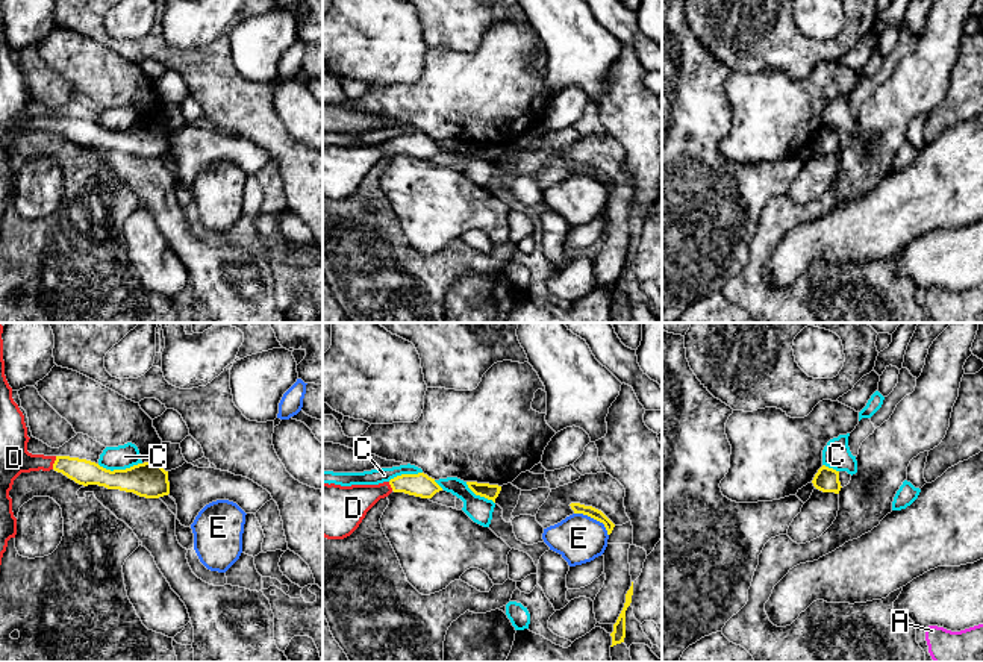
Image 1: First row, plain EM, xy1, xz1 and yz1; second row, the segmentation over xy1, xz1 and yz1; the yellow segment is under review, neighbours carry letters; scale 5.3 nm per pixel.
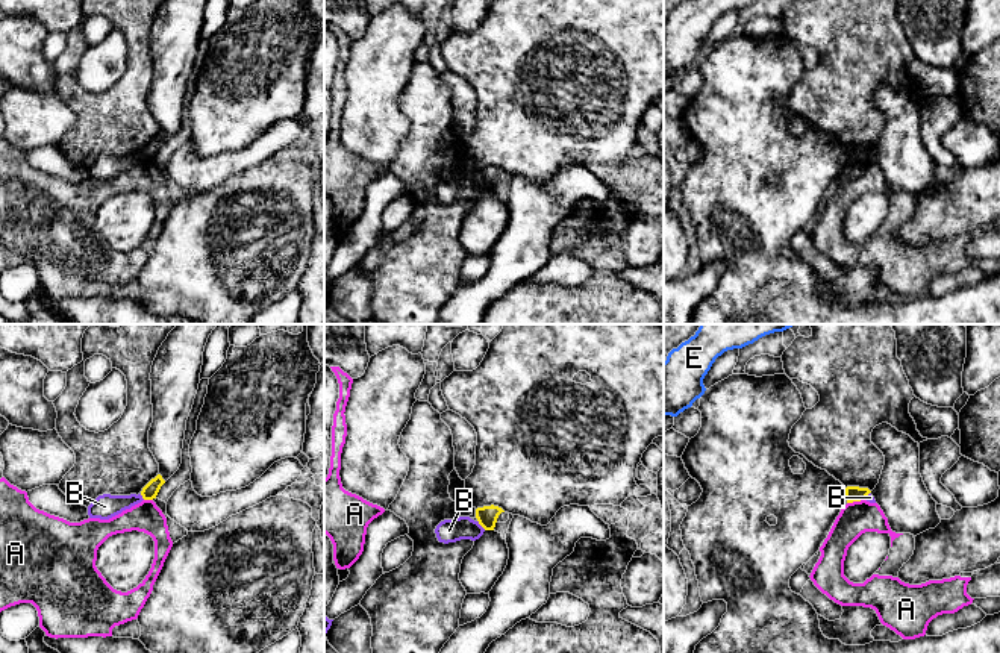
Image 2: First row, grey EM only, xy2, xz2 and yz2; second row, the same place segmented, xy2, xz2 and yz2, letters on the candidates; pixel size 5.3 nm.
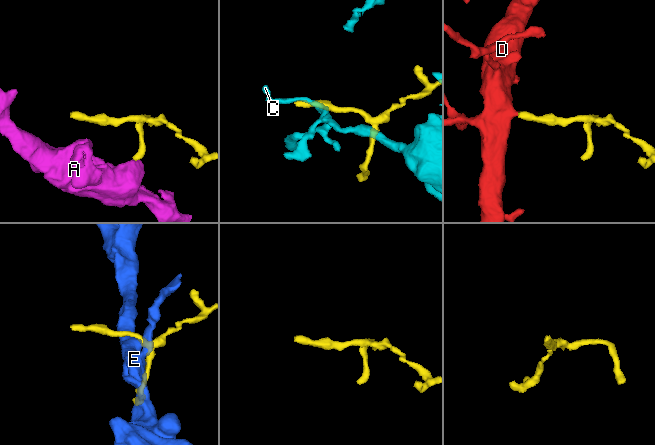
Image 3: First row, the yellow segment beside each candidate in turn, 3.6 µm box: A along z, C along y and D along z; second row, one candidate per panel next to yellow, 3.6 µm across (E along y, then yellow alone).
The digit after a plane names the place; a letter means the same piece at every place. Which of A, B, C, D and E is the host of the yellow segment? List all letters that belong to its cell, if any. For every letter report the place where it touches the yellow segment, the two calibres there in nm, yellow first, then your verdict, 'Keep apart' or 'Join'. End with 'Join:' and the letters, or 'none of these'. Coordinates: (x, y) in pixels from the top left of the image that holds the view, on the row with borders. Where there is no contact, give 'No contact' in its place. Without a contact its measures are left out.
A: Touches yellow at yz2 (855, 500). Thickness 80 nm (yellow) against 180 nm. Keep apart
B: Touches yellow at xz2 (481, 524). Thickness 110 nm (yellow) against 130 nm. Keep apart
C: Touches yellow at xy1 (118, 470). Thickness 190 nm (yellow) against 130 nm. Keep apart
D: Touches yellow at xy1 (55, 462). Thickness 140 nm (yellow) against 160 nm. Join
E: Touches yellow at xz1 (594, 518). Thickness 60 nm (yellow) against 260 nm. Keep apart
Join: D

